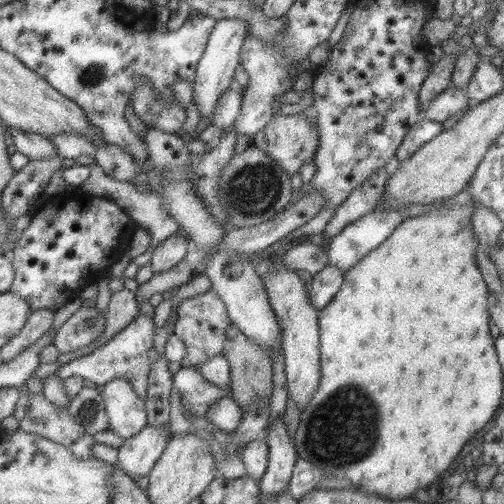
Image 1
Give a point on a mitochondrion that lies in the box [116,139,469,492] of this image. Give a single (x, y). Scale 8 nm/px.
(349, 407)

